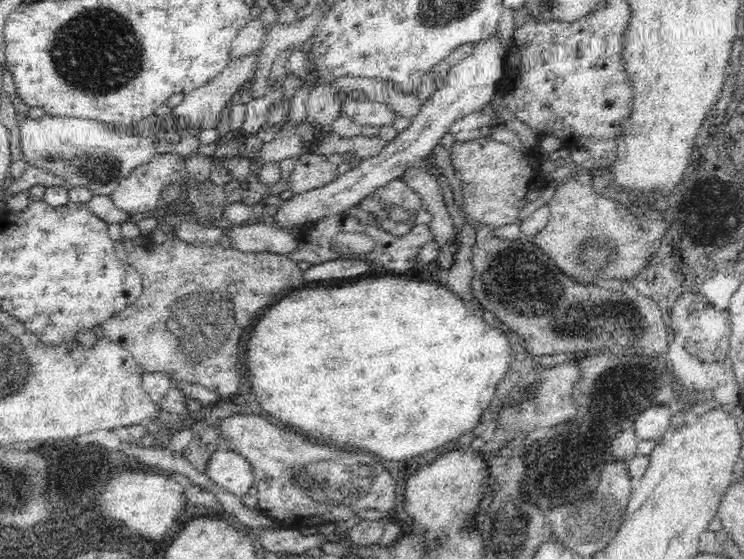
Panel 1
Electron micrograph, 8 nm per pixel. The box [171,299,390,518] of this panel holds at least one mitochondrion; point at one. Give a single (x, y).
(324, 487)

